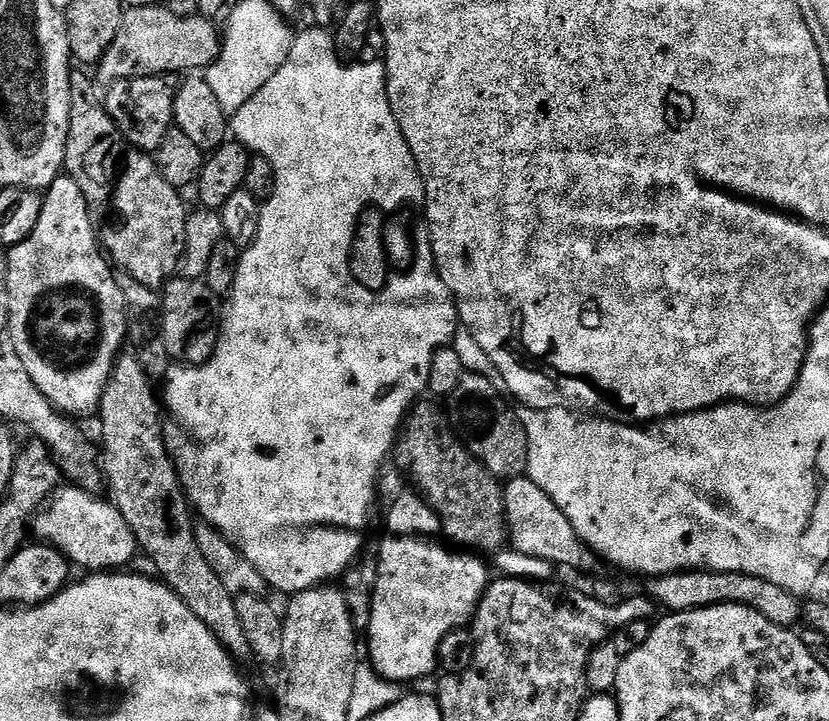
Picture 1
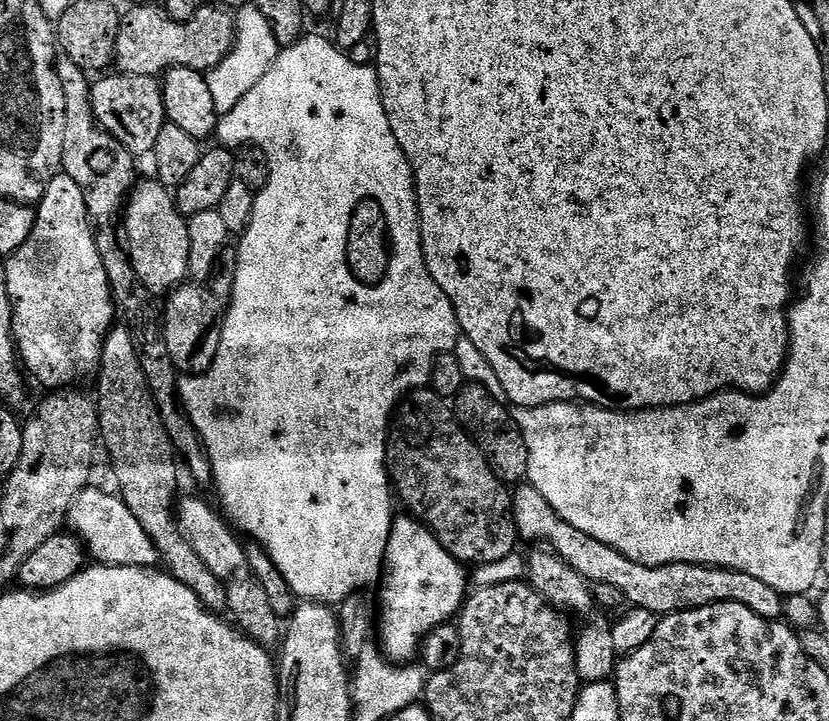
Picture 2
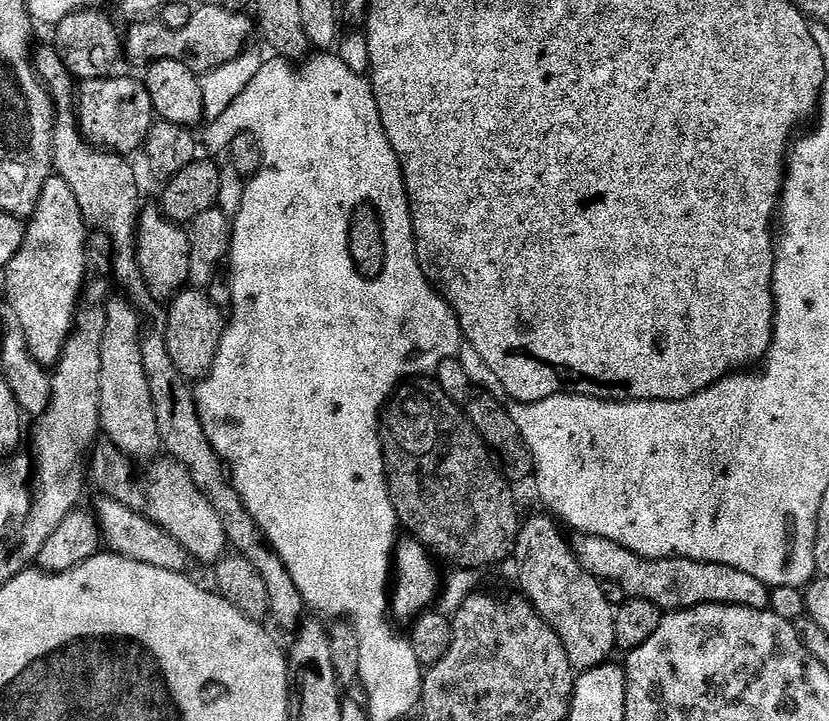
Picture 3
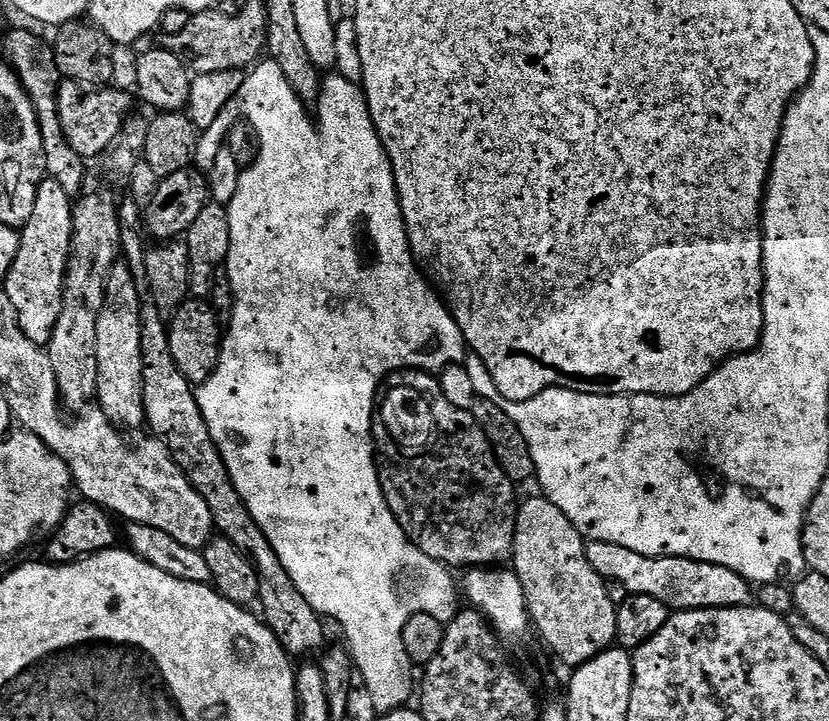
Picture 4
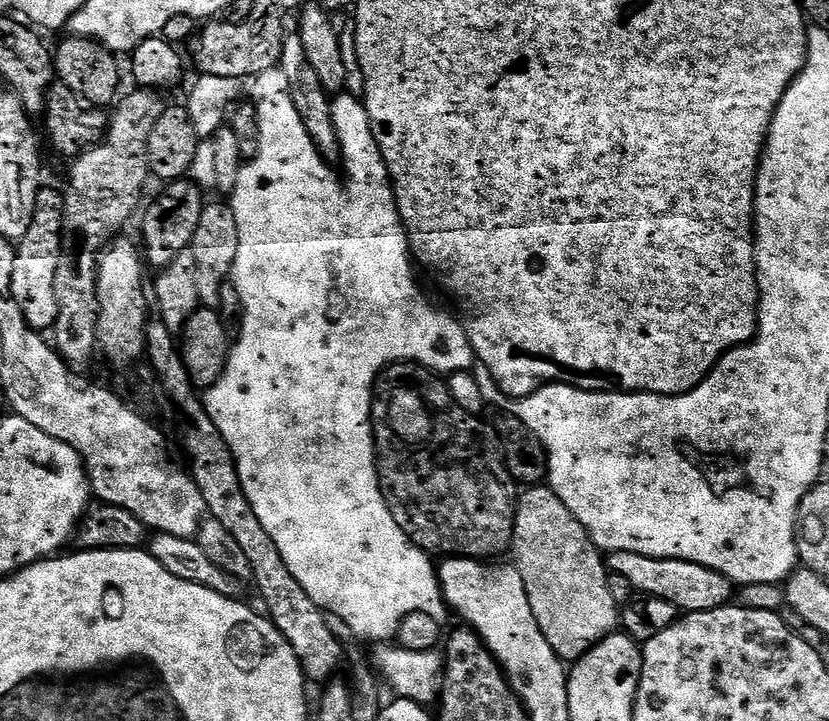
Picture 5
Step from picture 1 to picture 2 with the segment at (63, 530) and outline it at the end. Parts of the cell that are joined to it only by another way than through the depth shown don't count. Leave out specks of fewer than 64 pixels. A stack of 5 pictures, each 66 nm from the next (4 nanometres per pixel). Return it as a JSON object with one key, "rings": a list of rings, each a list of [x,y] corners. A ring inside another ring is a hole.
{"rings":[[[83,488],[70,502],[66,513],[66,524],[72,528],[71,535],[86,545],[89,557],[93,556],[96,564],[110,566],[130,566],[131,568],[156,568],[160,564],[160,555],[142,530],[138,518],[130,514],[119,495],[103,492],[100,488]]]}

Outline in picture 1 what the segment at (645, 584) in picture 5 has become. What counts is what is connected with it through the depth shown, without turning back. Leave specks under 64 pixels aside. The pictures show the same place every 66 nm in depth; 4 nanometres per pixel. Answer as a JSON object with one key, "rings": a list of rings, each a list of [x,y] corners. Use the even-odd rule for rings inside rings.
{"rings":[[[526,474],[513,476],[503,485],[504,491],[504,517],[508,523],[508,540],[515,551],[530,554],[530,558],[542,558],[554,566],[560,564],[564,568],[573,568],[576,572],[592,574],[598,565],[598,560],[589,552],[580,540],[580,536],[558,510],[558,506]],[[671,572],[668,576],[654,576],[647,581],[647,595],[657,605],[660,604],[669,613],[689,612],[692,608],[709,608],[715,604],[741,604],[750,610],[758,610],[762,618],[770,618],[783,628],[792,628],[795,620],[802,616],[802,606],[796,602],[797,597],[791,592],[774,586],[774,582],[766,582],[763,578],[754,578],[750,574],[737,572]]]}

